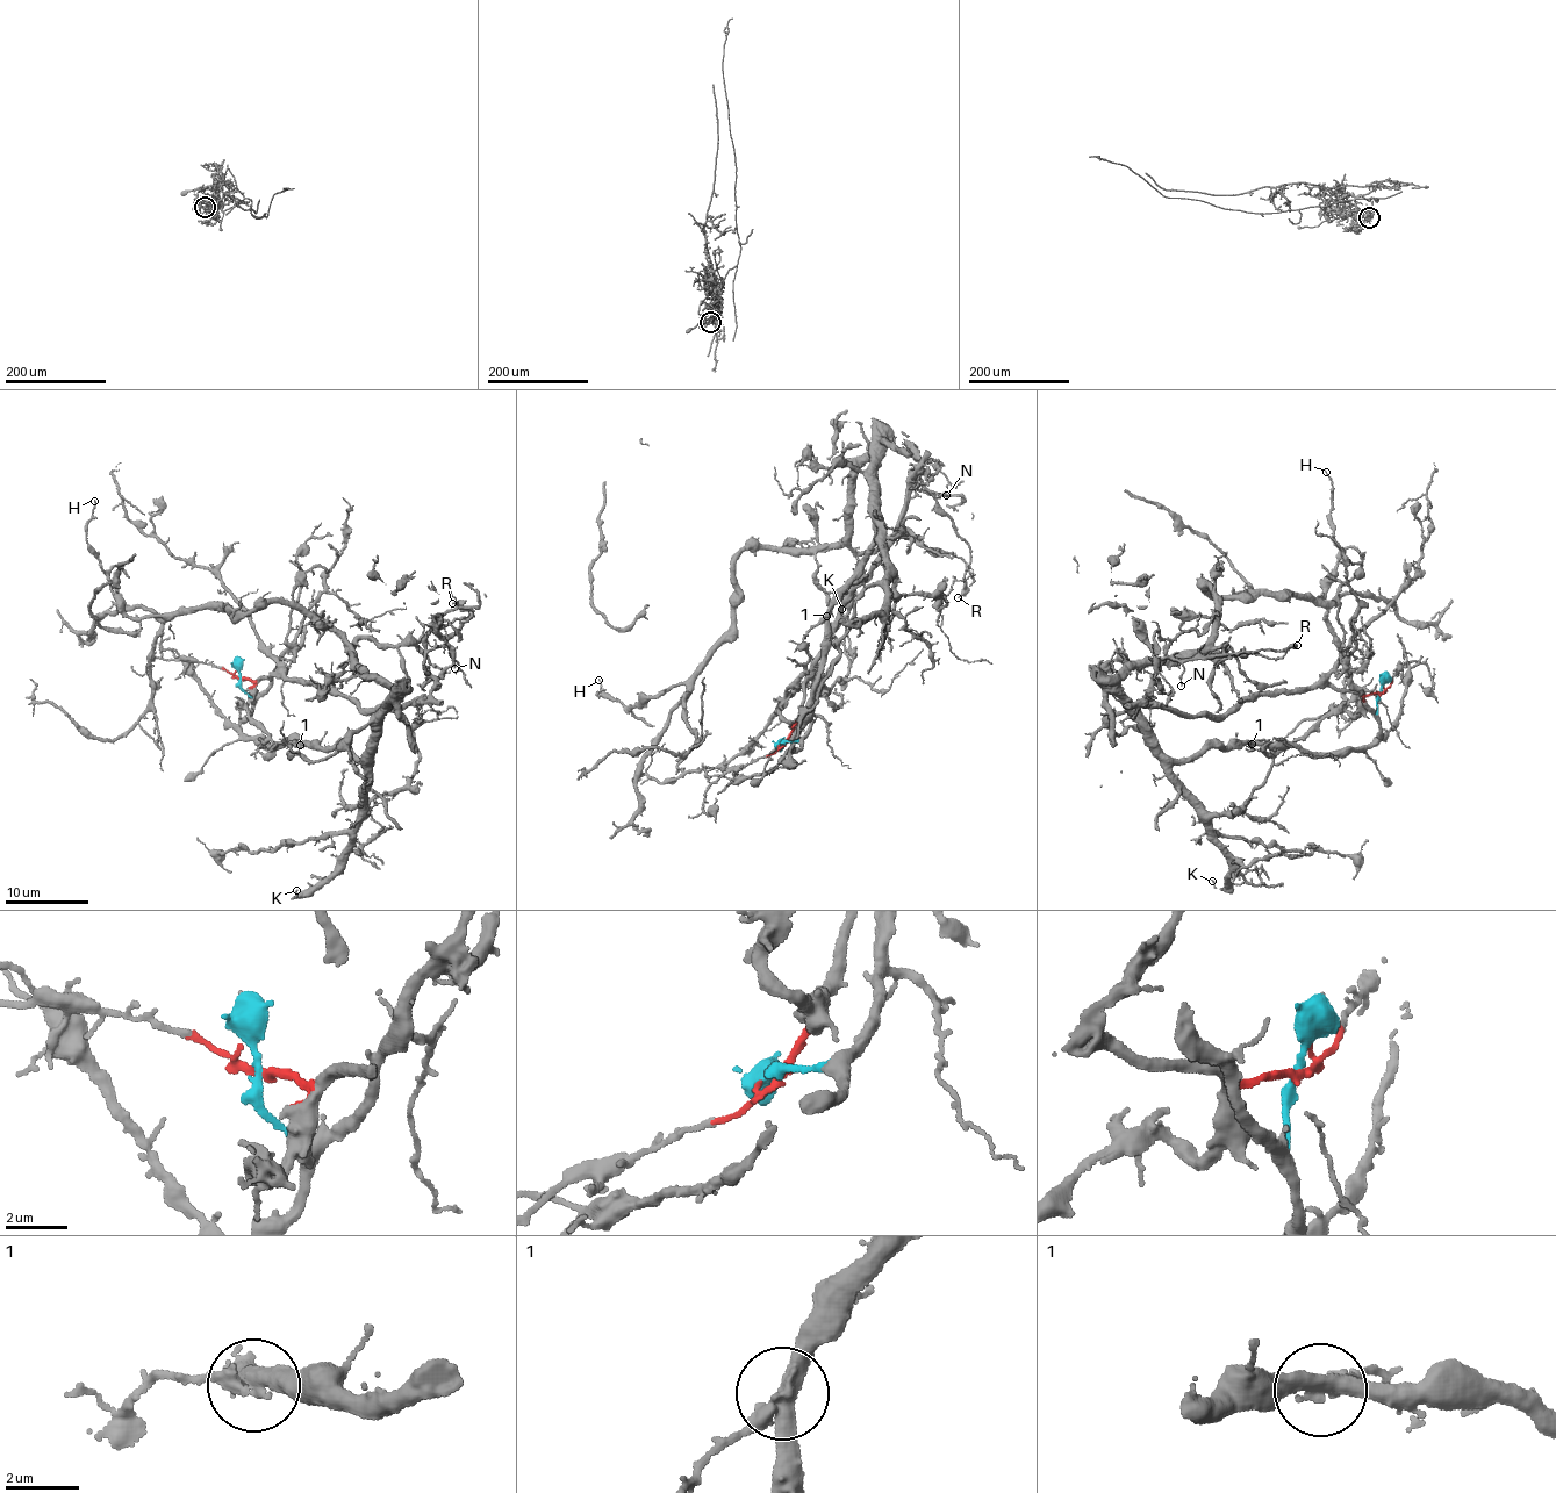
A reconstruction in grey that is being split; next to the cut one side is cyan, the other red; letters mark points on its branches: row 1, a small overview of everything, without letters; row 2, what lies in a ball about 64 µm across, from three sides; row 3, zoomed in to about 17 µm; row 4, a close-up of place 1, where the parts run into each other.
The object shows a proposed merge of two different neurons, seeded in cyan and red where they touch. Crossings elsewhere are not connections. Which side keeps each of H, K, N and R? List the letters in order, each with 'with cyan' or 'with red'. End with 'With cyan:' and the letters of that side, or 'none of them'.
H: with cyan
K: with cyan
N: with red
R: with red
With cyan: H, K

